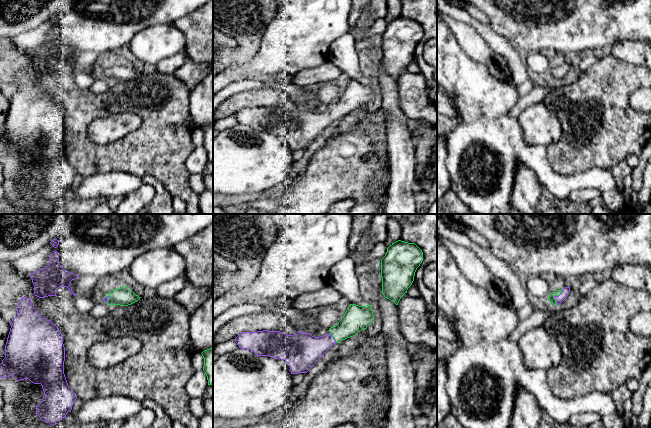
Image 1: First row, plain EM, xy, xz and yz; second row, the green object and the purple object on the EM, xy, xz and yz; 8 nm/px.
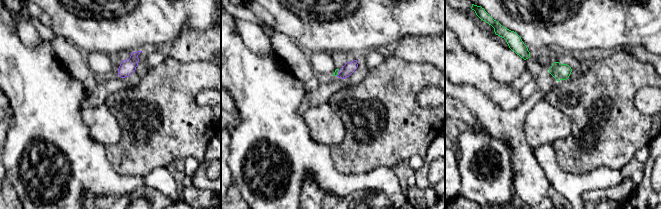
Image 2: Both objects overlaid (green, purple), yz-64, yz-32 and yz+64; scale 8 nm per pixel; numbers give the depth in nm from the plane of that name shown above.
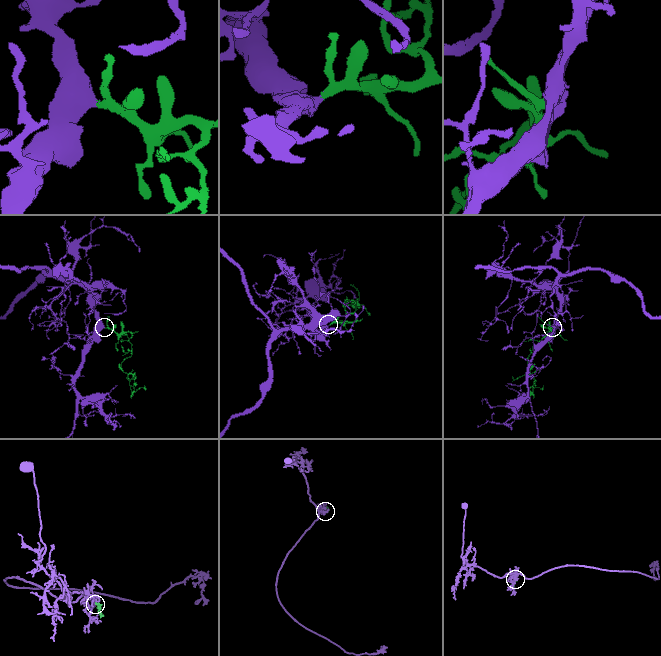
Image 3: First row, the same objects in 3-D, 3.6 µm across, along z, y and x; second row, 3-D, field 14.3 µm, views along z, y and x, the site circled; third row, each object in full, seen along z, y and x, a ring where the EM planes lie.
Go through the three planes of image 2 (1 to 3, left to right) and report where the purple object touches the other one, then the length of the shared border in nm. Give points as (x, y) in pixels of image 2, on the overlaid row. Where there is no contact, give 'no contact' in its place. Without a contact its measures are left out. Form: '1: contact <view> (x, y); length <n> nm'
1: no contact
2: contact yz-32 (337, 73); length 50 nm
3: no contact

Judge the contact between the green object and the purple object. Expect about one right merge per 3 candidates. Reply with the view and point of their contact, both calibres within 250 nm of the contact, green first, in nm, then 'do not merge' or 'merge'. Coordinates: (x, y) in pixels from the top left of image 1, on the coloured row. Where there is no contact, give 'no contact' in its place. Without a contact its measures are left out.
yz (555, 295) | 50/70 nm | merge

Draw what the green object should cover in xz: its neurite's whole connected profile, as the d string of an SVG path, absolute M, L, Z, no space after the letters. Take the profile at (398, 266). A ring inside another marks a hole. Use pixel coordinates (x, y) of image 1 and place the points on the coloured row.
M398 240L392 243L381 259L382 293L398 305L414 281L423 252L415 243Z

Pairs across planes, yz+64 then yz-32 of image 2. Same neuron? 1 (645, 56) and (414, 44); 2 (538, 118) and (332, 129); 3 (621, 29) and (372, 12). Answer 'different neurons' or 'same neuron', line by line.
1: same neuron
2: same neuron
3: same neuron

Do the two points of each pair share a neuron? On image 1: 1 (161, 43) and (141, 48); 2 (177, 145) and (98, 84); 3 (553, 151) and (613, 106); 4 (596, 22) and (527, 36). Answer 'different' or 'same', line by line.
1: same
2: different
3: same
4: same

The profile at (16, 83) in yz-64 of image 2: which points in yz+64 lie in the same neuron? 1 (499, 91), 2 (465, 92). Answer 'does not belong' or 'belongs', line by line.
1: belongs
2: does not belong

